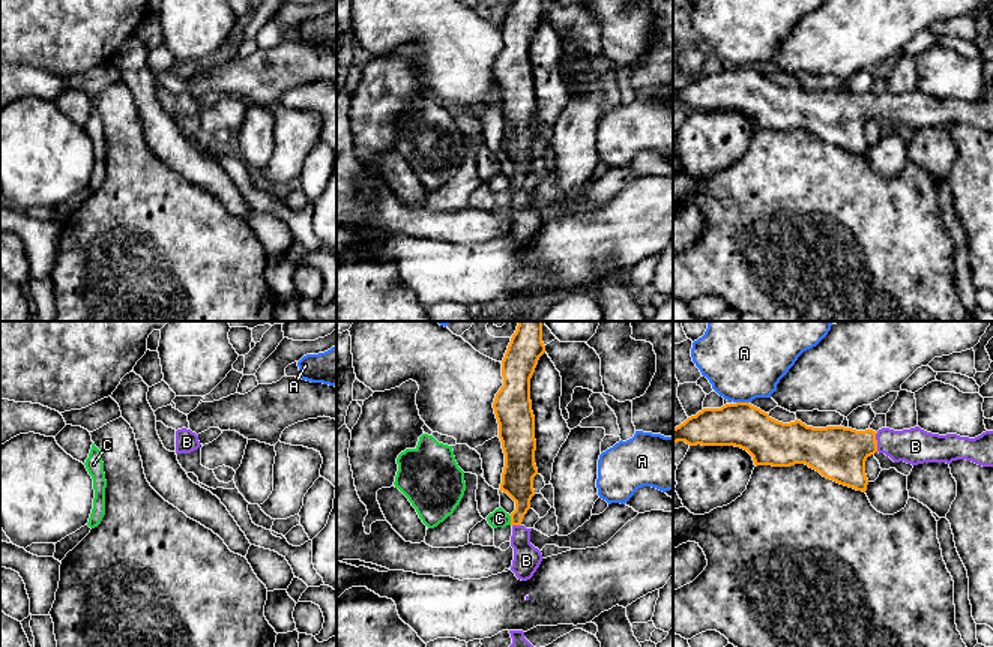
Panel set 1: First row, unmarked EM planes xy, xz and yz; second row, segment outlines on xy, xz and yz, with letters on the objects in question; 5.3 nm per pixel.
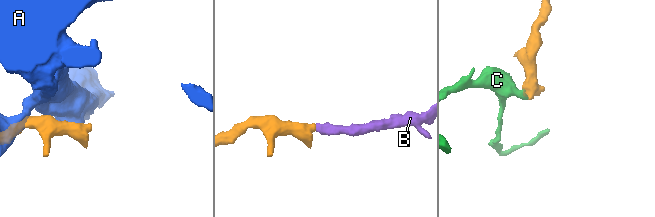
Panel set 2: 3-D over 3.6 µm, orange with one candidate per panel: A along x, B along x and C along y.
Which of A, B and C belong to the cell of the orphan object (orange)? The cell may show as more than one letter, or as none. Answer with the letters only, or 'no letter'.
B

